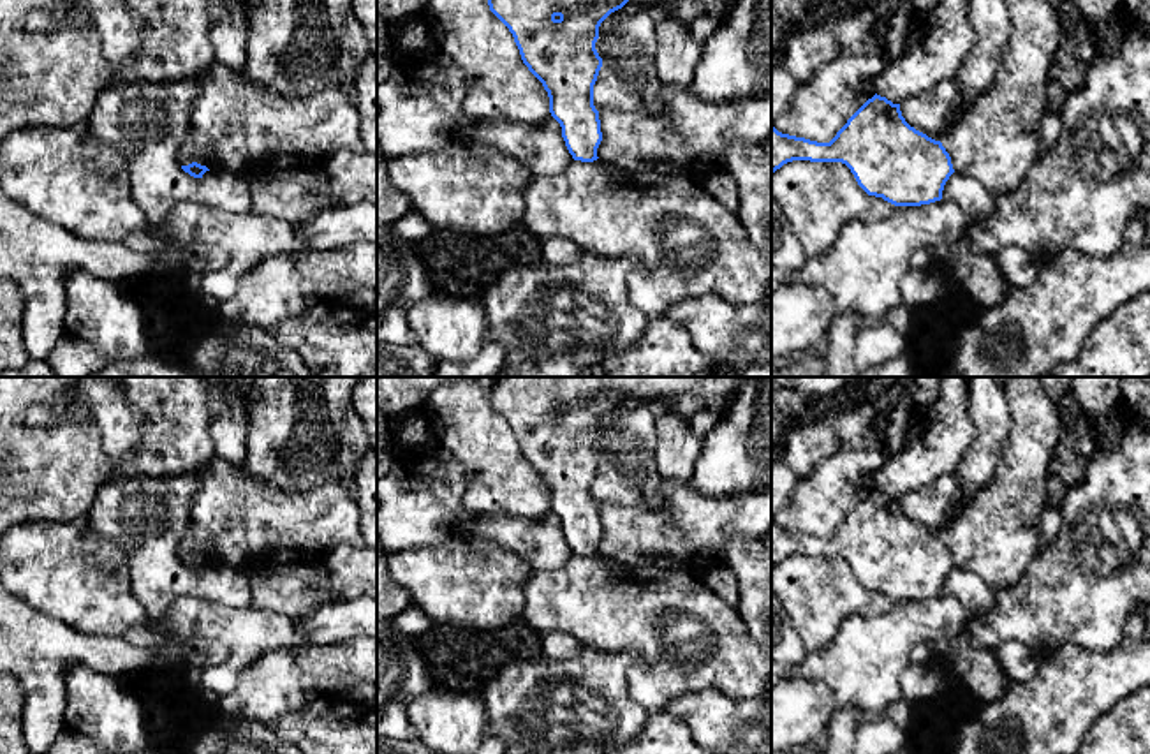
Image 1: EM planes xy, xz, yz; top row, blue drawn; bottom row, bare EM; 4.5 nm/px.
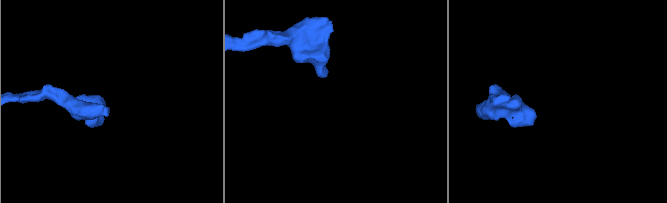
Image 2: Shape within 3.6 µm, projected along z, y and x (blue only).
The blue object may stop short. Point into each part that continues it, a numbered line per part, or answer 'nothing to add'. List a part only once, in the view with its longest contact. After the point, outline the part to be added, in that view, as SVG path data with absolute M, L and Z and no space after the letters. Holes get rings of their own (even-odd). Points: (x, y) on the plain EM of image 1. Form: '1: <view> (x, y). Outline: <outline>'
1: xz (680, 395). Outline: M629 377L629 395L643 402L657 400L664 410L689 419L704 407L724 414L743 377Z

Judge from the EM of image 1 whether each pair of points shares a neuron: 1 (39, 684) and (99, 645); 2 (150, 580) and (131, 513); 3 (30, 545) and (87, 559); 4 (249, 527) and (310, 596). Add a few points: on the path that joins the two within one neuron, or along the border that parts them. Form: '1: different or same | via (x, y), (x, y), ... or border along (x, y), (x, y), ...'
1: same | via (51, 668), (73, 647), (83, 647)
2: same | via (150, 564), (150, 532), (147, 529)
3: same | via (44, 559), (73, 559)
4: different | border along (323, 555), (312, 562), (270, 564), (252, 573)

